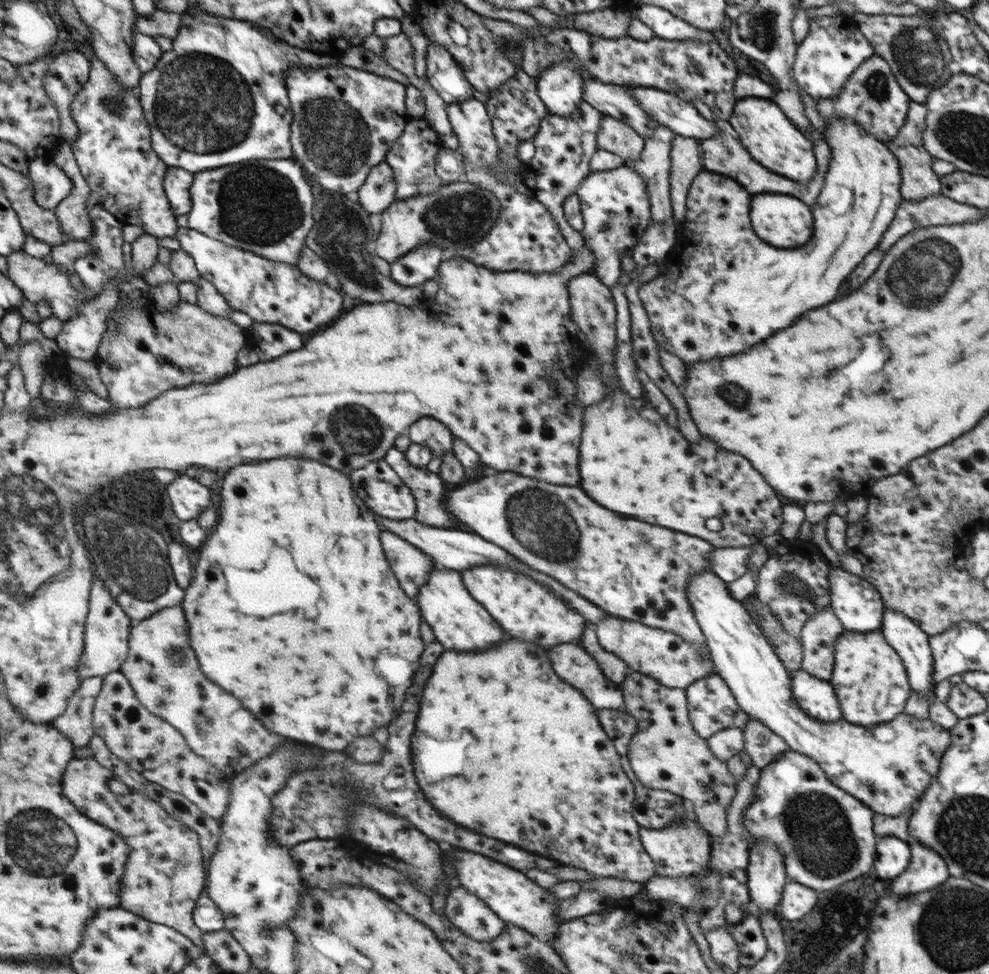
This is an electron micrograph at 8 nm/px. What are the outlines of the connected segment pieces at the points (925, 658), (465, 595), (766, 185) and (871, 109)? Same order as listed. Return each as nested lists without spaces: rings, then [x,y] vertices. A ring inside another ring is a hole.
[[[885,609],[884,626],[880,628],[884,633],[885,639],[901,656],[905,668],[908,670],[909,684],[912,693],[920,697],[930,697],[934,692],[936,681],[933,677],[933,651],[931,637],[914,621],[911,617],[906,616],[904,612],[898,612],[897,609]]]
[[[438,566],[430,574],[428,584],[420,588],[417,605],[446,651],[480,650],[502,640],[505,629],[498,626],[497,619],[469,592],[459,571]]]
[[[714,116],[714,125],[717,133],[714,133],[710,138],[702,140],[702,154],[704,154],[704,170],[710,172],[717,172],[732,177],[738,180],[751,194],[784,194],[798,197],[798,200],[805,201],[811,206],[817,201],[818,195],[825,183],[825,174],[829,169],[831,161],[830,145],[824,140],[822,136],[817,136],[817,143],[815,145],[817,154],[818,172],[814,178],[810,179],[808,183],[796,182],[789,178],[780,176],[770,169],[764,168],[756,162],[750,153],[744,148],[740,142],[738,132],[730,124],[729,120],[722,120],[718,116]]]
[[[876,54],[865,60],[848,82],[842,85],[839,96],[821,98],[816,102],[823,120],[831,120],[834,116],[848,116],[864,125],[878,140],[888,142],[896,138],[908,120],[912,98],[902,90],[888,65],[885,58]]]

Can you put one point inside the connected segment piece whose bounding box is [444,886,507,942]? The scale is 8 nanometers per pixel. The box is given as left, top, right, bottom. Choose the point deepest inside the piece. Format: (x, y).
(471, 915)

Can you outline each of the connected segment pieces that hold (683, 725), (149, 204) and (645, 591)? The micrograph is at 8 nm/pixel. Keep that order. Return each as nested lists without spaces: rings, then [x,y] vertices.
[[[634,670],[619,684],[625,696],[623,709],[638,721],[636,734],[628,749],[629,763],[638,780],[648,788],[670,791],[691,801],[701,827],[714,837],[724,836],[728,830],[729,806],[736,798],[737,791],[737,780],[729,773],[726,761],[744,748],[743,729],[730,726],[705,739],[698,734],[689,715],[688,694],[685,689],[668,688],[652,677]]]
[[[95,52],[92,78],[77,96],[72,108],[81,135],[71,145],[81,172],[92,191],[98,193],[109,212],[116,214],[125,224],[140,226],[155,237],[176,238],[181,227],[165,187],[170,166],[153,147],[153,128],[150,128],[150,121],[138,89],[129,89],[118,82],[116,74],[110,72],[110,68]]]
[[[508,471],[495,472],[471,484],[465,482],[461,486],[447,487],[443,500],[464,529],[497,544],[532,569],[546,572],[548,576],[558,576],[566,588],[574,588],[574,592],[590,596],[598,608],[606,608],[606,612],[613,617],[683,636],[697,646],[702,656],[712,661],[704,631],[696,619],[688,592],[689,580],[694,575],[700,575],[702,571],[713,572],[713,564],[709,564],[709,561],[716,547],[710,545],[709,541],[690,536],[689,533],[674,532],[662,526],[622,518],[616,512],[604,510],[580,488],[550,484]]]

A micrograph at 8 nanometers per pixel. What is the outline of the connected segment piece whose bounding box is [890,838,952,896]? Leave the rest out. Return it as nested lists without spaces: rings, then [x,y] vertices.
[[[912,838],[909,842],[911,859],[907,870],[899,874],[891,884],[890,894],[916,894],[933,891],[949,880],[952,874],[948,862],[941,853]]]

